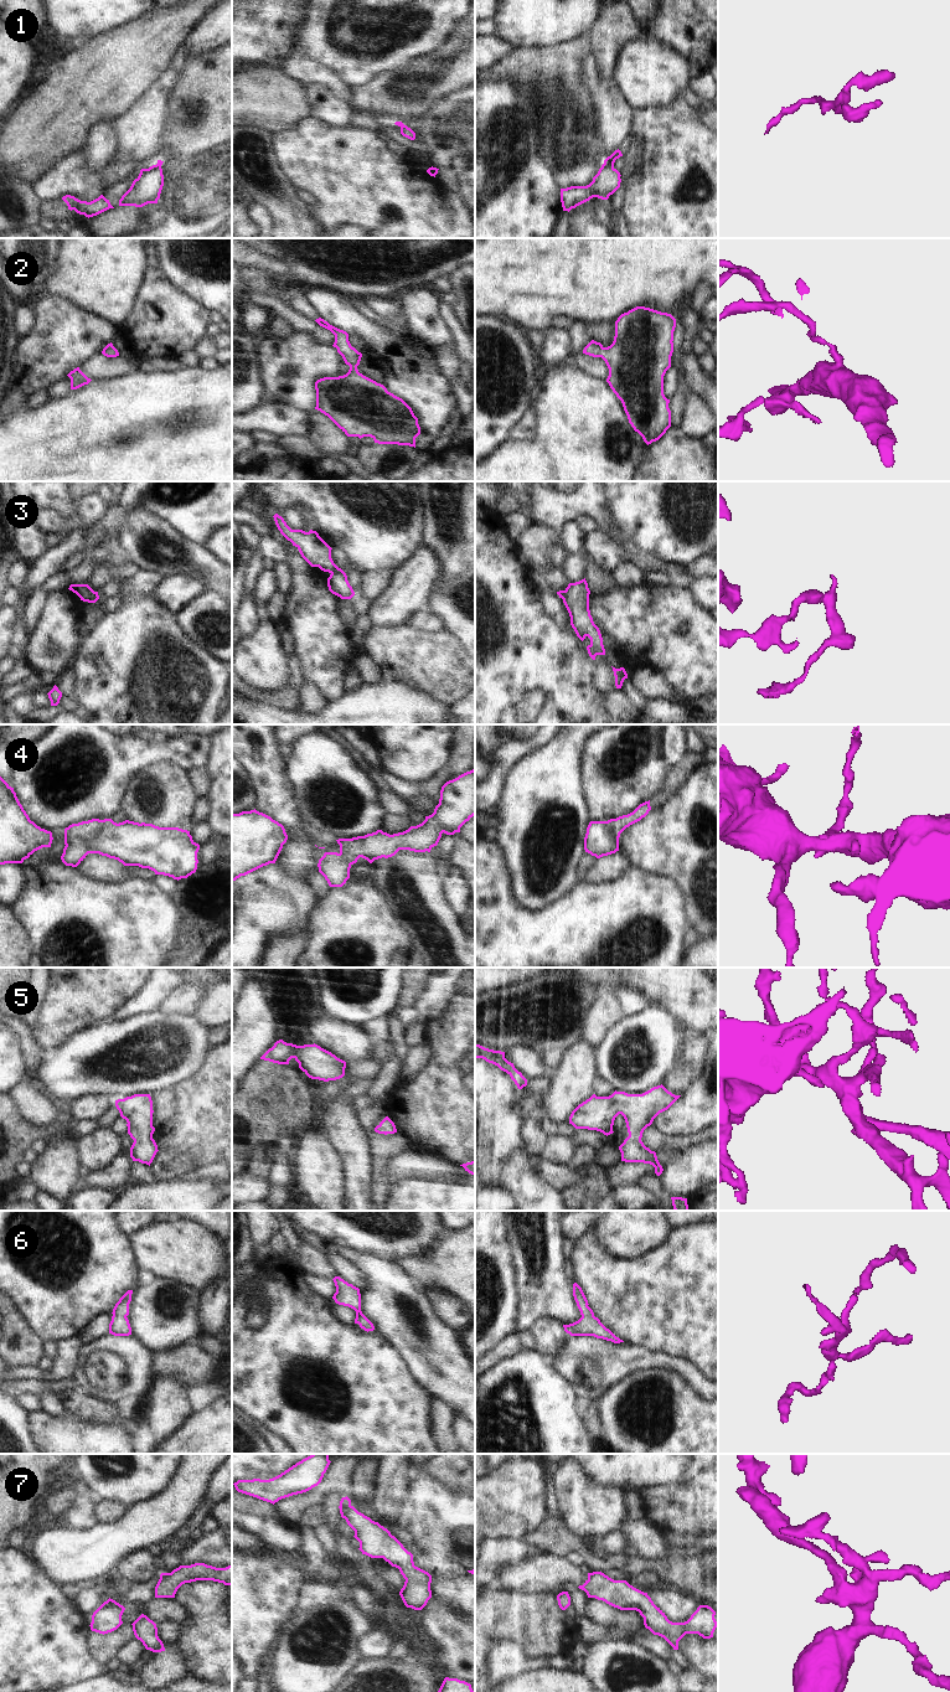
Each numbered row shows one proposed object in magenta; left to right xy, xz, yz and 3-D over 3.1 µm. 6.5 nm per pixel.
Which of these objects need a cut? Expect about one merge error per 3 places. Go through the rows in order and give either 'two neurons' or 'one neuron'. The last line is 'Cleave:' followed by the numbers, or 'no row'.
1: one neuron
2: one neuron
3: two neurons
4: two neurons
5: one neuron
6: one neuron
7: one neuron
Cleave: 3, 4

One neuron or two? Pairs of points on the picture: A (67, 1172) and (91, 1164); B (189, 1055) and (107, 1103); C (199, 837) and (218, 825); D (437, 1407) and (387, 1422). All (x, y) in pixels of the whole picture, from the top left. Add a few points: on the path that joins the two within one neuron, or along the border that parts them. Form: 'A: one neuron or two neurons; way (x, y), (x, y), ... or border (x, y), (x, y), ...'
A: two neurons; border (75, 1139), (78, 1164), (82, 1170)
B: two neurons; border (84, 1095), (104, 1094), (114, 1100)
C: two neurons; border (204, 821), (212, 832)
D: two neurons; border (433, 1396), (429, 1414), (432, 1438)

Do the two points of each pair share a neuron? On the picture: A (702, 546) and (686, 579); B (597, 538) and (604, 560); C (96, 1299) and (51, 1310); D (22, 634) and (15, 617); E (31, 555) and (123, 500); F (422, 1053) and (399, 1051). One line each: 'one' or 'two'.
A: two
B: one
C: one
D: two
E: two
F: two

